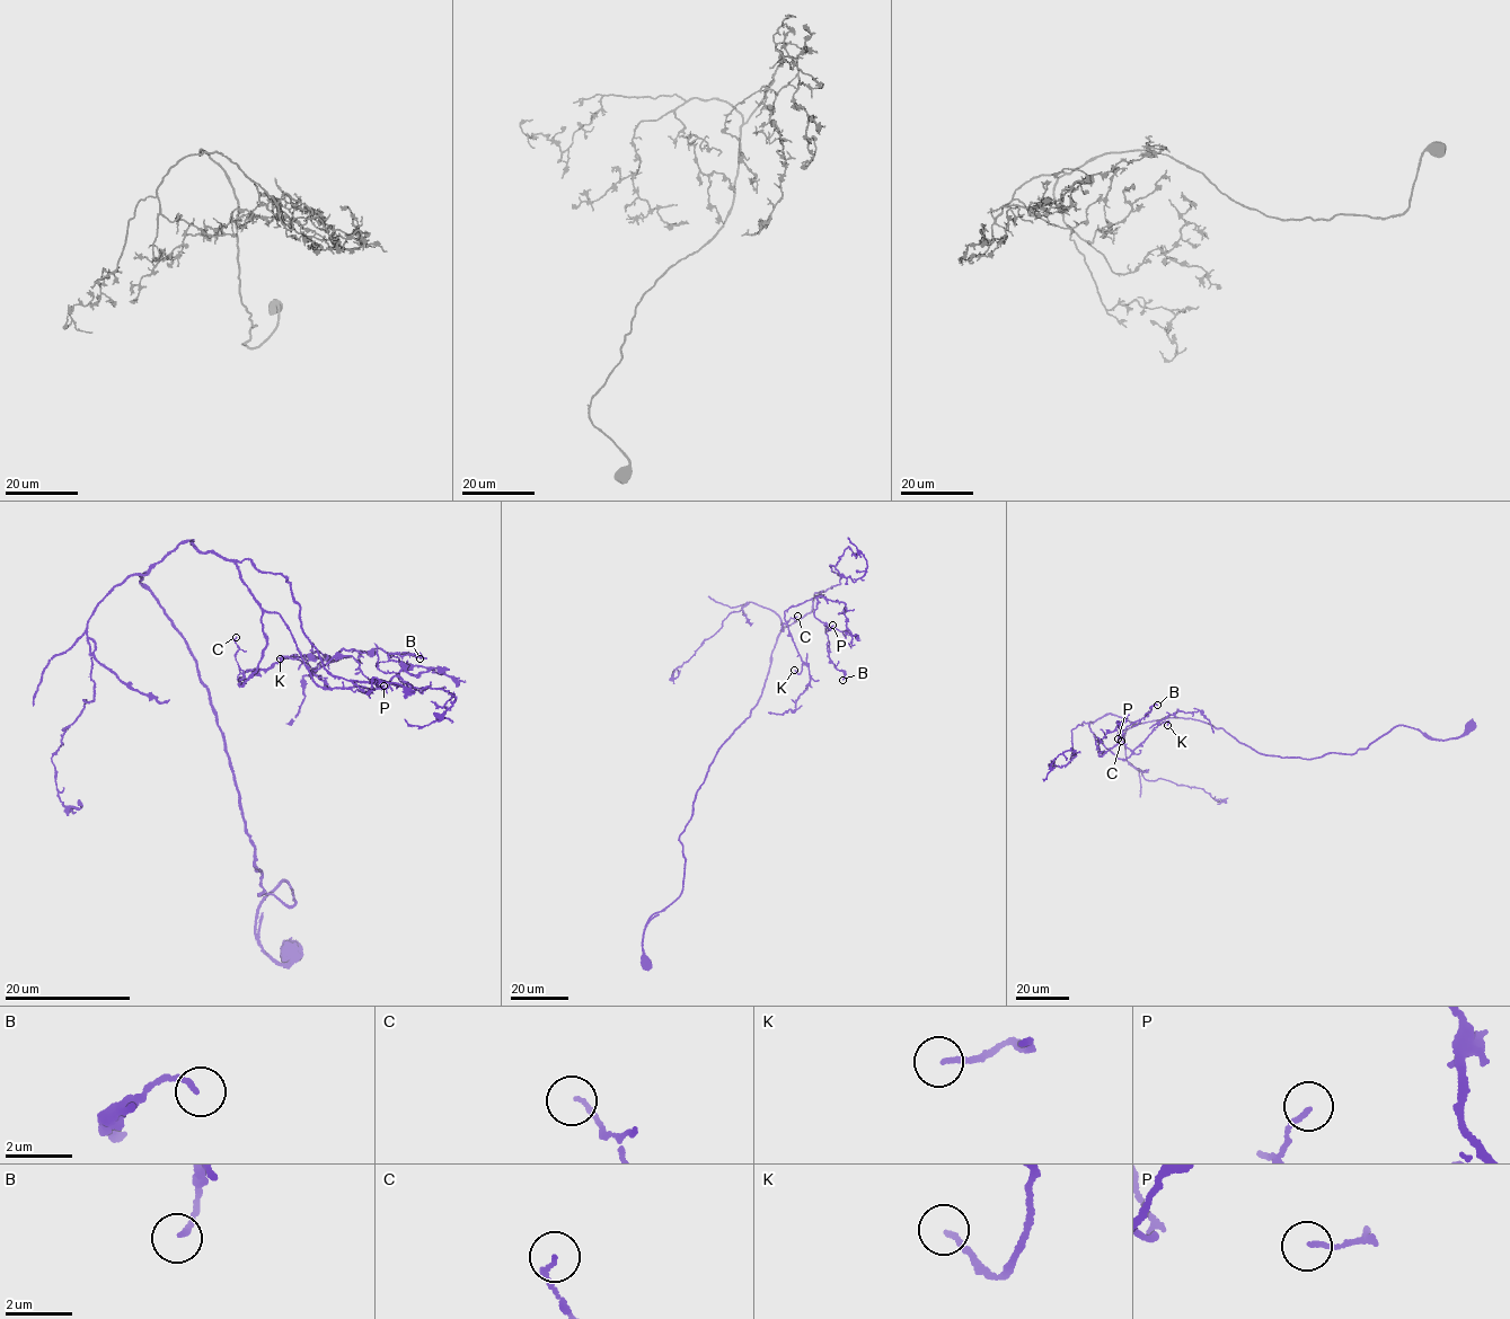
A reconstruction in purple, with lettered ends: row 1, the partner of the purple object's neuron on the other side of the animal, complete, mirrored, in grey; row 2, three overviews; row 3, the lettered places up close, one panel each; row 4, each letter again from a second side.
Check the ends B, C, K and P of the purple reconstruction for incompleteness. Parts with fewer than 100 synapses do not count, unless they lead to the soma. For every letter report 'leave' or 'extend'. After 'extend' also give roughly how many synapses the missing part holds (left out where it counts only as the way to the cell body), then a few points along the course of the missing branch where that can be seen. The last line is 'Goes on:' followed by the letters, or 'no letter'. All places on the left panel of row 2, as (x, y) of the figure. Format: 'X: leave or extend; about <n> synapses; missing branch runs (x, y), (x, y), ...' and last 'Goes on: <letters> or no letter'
B: leave
C: leave
K: leave
P: leave
Goes on: no letter

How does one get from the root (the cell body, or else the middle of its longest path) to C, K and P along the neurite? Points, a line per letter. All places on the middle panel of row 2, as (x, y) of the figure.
C: (762, 690), (782, 630), (810, 612), (815, 593), (823, 591), (785, 611), (786, 622), (797, 616)
K: (762, 690), (782, 630), (810, 612), (815, 593), (823, 591), (785, 611), (803, 663), (800, 673), (794, 670)
P: (762, 690), (777, 638), (810, 612), (815, 593), (824, 591), (815, 596), (814, 617), (829, 630), (832, 625)

